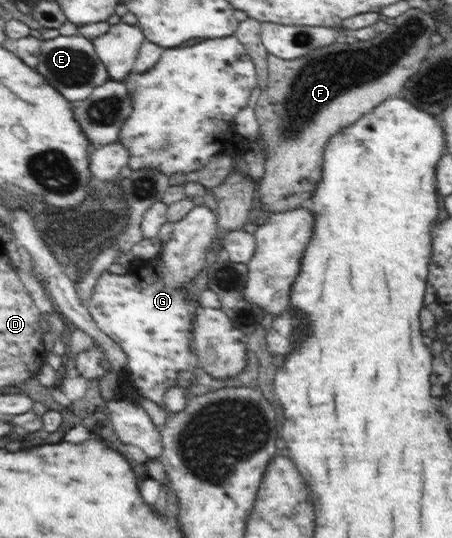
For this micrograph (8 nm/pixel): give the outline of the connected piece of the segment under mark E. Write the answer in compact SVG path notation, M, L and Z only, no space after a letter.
M58 35L41 41L40 62L35 69L71 104L86 100L96 87L109 80L103 62L99 59L91 39Z

